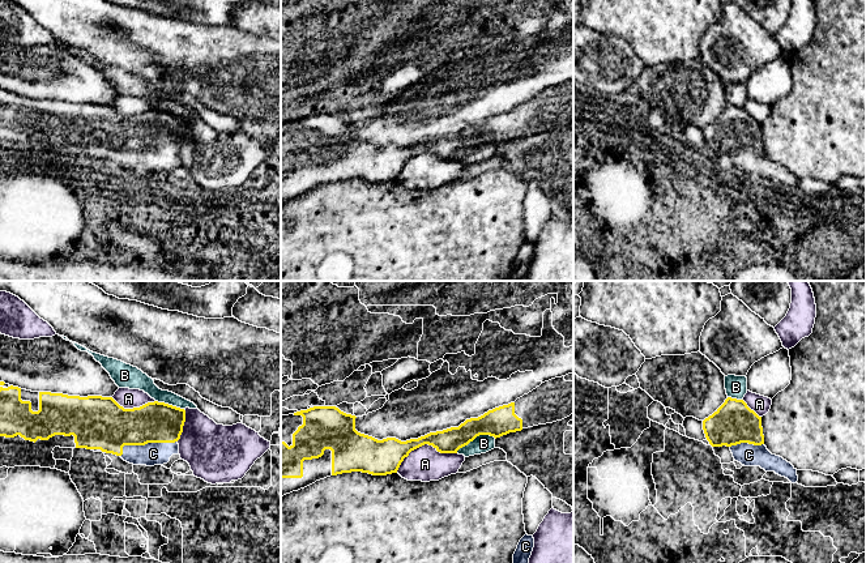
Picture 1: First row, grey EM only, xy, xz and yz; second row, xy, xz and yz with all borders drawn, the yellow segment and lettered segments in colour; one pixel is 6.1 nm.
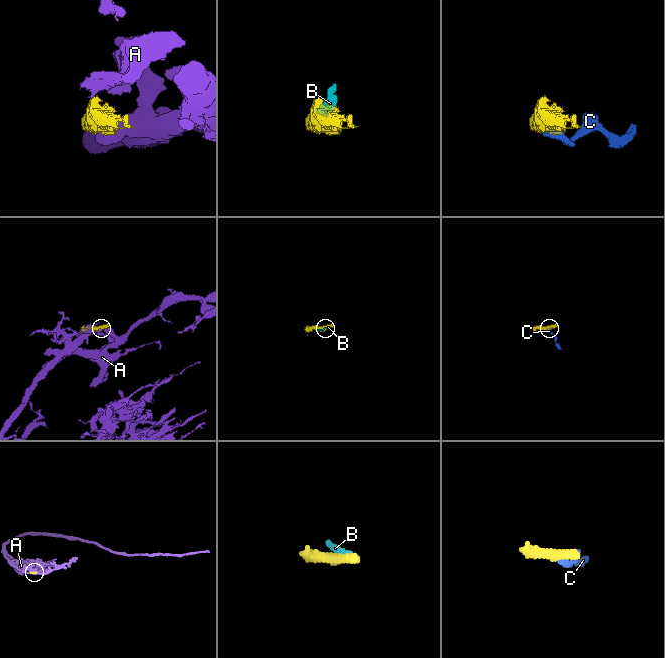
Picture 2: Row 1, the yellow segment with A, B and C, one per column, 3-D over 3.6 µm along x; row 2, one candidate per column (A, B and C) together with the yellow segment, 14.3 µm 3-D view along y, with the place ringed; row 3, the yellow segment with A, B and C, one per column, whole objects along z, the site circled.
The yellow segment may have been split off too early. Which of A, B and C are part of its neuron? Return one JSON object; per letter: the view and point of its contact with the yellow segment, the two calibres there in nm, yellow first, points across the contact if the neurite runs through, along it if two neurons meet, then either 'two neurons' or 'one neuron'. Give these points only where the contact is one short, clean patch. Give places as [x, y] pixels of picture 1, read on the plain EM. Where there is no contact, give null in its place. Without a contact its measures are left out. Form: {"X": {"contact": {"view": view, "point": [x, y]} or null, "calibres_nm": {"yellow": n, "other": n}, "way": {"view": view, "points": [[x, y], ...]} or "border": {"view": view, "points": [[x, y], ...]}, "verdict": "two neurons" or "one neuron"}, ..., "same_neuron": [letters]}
{"A": {"contact": {"view": "xz", "point": [423, 152]}, "calibres_nm": {"yellow": 200, "other": 220}, "verdict": "two neurons"}, "B": {"contact": {"view": "xz", "point": [476, 144]}, "calibres_nm": {"yellow": 180, "other": 110}, "verdict": "one neuron"}, "C": {"contact": {"view": "xy", "point": [145, 150]}, "calibres_nm": {"yellow": 300, "other": 140}, "verdict": "one neuron"}, "same_neuron": ["B", "C"]}

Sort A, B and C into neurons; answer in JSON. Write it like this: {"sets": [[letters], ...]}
{"sets": [["A"], ["B", "C"]]}

